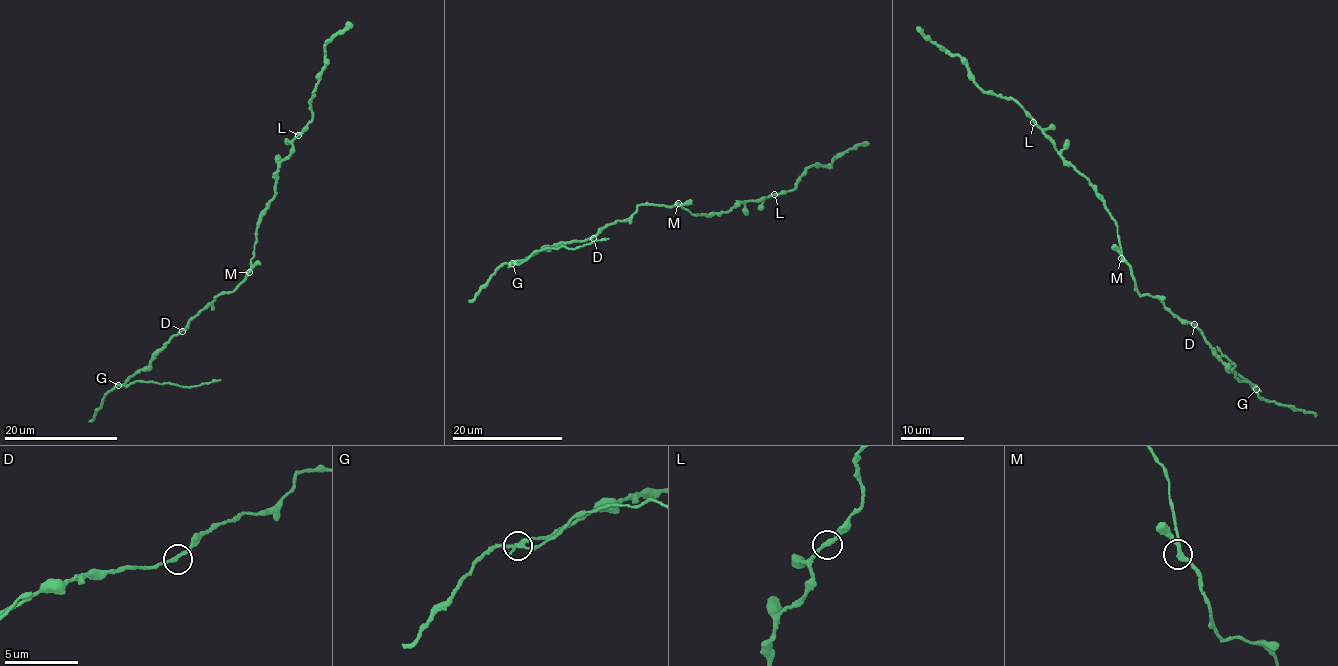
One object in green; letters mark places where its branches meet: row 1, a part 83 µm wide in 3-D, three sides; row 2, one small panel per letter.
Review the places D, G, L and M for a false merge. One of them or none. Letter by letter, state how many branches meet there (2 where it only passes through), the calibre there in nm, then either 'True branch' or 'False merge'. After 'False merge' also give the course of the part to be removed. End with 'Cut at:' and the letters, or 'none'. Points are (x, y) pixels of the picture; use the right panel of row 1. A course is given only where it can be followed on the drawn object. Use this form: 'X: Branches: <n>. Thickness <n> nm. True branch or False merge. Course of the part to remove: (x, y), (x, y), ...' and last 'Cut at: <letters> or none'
D: Branches: 2. Thickness 240 nm. True branch
G: Branches: 3. Thickness 240 nm. False merge. Course of the part to remove: (1255, 389), (1255, 384), (1240, 381), (1231, 370), (1235, 365), (1217, 346)
L: Branches: 2. Thickness 240 nm. True branch
M: Branches: 3. Thickness 240 nm. True branch
Cut at: G

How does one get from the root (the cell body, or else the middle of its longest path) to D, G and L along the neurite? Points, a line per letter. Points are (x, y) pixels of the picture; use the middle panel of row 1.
D: (677, 205), (640, 205), (628, 218), (609, 224), (593, 238)
G: (677, 205), (640, 205), (628, 218), (609, 224), (589, 238), (560, 243), (512, 263)
L: (677, 205), (694, 216), (718, 215), (742, 202), (756, 201), (774, 194)

